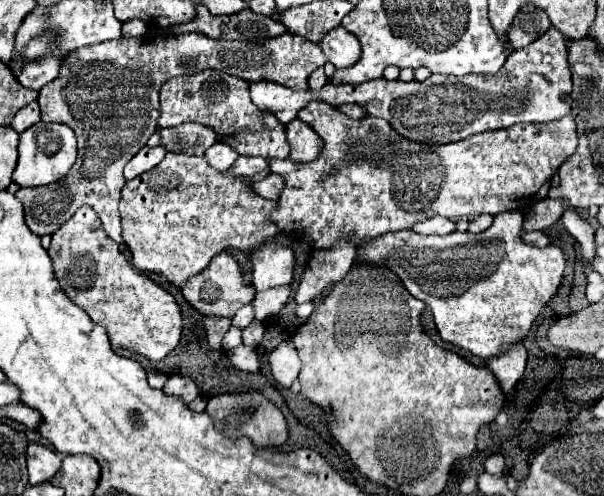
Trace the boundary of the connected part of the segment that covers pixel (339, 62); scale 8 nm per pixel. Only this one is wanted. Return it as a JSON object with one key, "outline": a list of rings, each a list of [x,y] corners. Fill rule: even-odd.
{"outline":[[[337,26],[325,34],[325,38],[319,42],[321,50],[325,52],[327,60],[335,64],[335,68],[347,68],[349,64],[357,62],[357,56],[361,52],[359,40],[347,32],[343,26]]]}

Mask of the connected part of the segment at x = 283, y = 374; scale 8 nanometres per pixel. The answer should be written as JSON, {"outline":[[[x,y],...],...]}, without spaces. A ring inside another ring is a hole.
{"outline":[[[283,340],[271,354],[269,354],[269,366],[273,372],[273,378],[289,388],[291,382],[297,378],[301,370],[301,360],[297,356],[297,350],[293,346],[293,340]]]}

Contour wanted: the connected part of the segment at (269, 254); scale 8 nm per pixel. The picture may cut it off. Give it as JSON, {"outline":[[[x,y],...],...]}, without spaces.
{"outline":[[[267,242],[267,244],[251,250],[249,260],[253,264],[255,290],[289,286],[293,282],[295,254],[289,246]]]}

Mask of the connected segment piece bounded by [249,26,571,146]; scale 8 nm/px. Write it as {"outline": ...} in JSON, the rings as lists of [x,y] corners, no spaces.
{"outline":[[[557,28],[537,38],[533,44],[513,50],[497,76],[447,76],[431,74],[425,82],[401,80],[369,80],[365,84],[345,84],[341,88],[327,82],[319,92],[293,92],[281,84],[267,80],[249,82],[253,104],[277,116],[279,122],[289,124],[297,118],[301,106],[309,100],[325,100],[327,104],[355,102],[365,108],[367,116],[383,118],[391,128],[407,140],[441,146],[485,130],[509,128],[517,122],[551,122],[569,114],[571,110],[571,68],[567,62],[567,40]]]}

